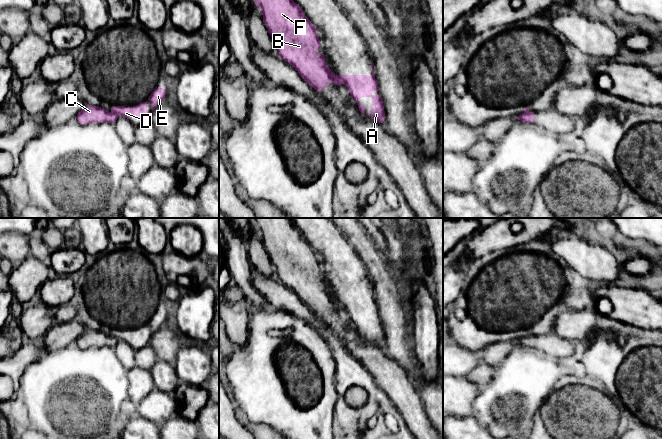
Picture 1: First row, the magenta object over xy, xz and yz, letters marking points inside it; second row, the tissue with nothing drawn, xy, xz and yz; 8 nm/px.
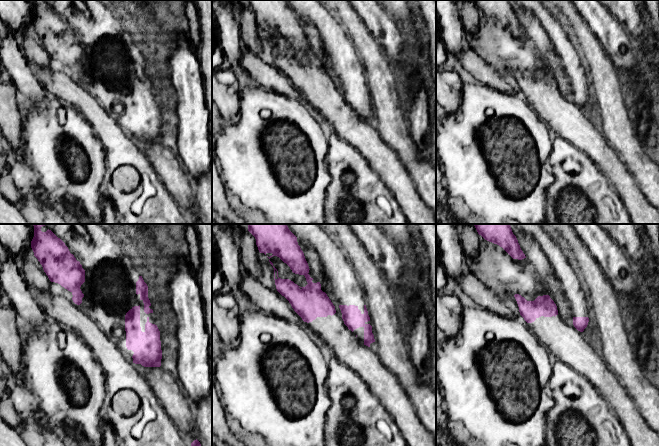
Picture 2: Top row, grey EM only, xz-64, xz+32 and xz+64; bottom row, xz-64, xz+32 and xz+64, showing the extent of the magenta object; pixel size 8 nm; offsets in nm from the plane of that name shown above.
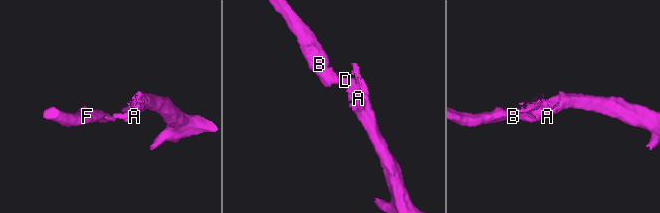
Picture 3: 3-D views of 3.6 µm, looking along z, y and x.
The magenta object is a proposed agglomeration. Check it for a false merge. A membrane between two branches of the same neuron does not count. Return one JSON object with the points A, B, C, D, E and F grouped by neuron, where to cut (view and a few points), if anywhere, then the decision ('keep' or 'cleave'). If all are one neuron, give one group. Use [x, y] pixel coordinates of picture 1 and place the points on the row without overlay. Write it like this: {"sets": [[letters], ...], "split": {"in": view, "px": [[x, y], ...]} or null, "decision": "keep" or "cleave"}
{"sets": [["A", "D", "E"], ["B", "C", "F"]], "split": {"in": "xz", "px": [[335, 299], [342, 307]]}, "decision": "cleave"}

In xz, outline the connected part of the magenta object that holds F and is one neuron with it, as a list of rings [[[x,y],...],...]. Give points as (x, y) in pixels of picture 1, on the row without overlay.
[[[290,218],[254,219],[254,226],[261,232],[263,246],[268,252],[272,264],[276,267],[279,281],[292,289],[309,310],[319,316],[331,307],[337,310],[342,308],[327,289],[324,277],[317,276],[321,270],[317,254],[305,240],[301,231],[293,225]]]

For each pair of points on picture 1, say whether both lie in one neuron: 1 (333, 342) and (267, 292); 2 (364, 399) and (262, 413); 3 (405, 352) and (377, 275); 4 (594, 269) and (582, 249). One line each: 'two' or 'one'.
1: one
2: two
3: one
4: one

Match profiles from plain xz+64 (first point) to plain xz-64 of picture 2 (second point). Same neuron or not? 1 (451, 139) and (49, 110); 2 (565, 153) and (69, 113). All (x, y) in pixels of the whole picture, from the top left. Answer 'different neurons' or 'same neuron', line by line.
1: same neuron
2: different neurons

